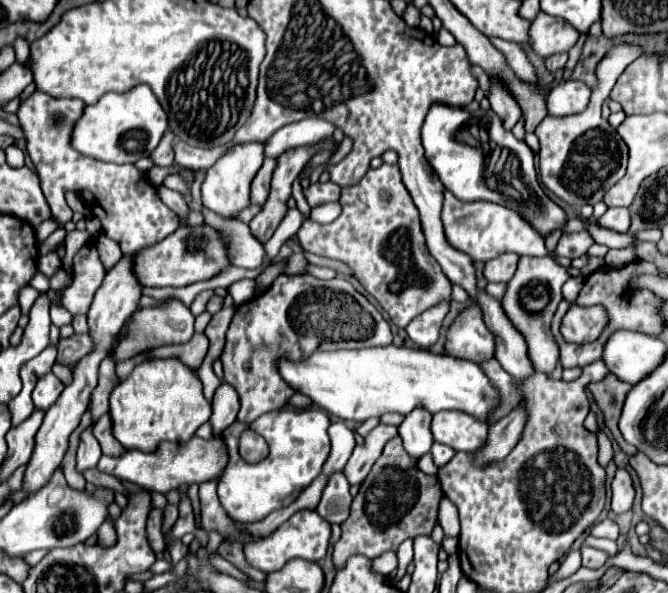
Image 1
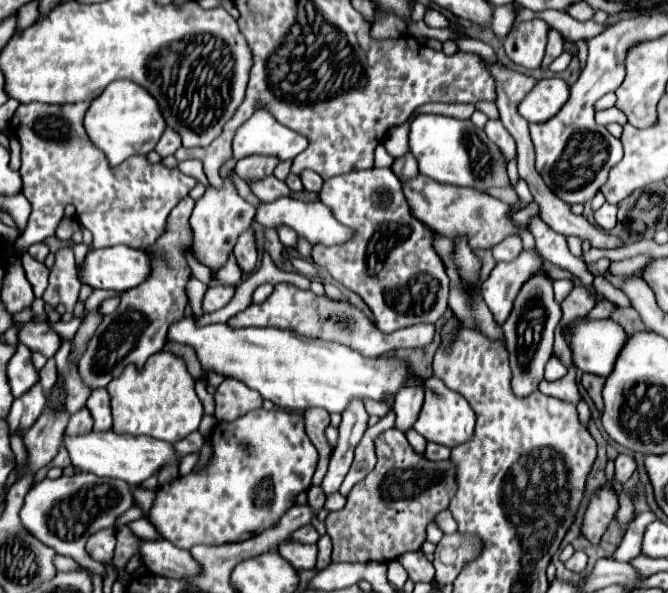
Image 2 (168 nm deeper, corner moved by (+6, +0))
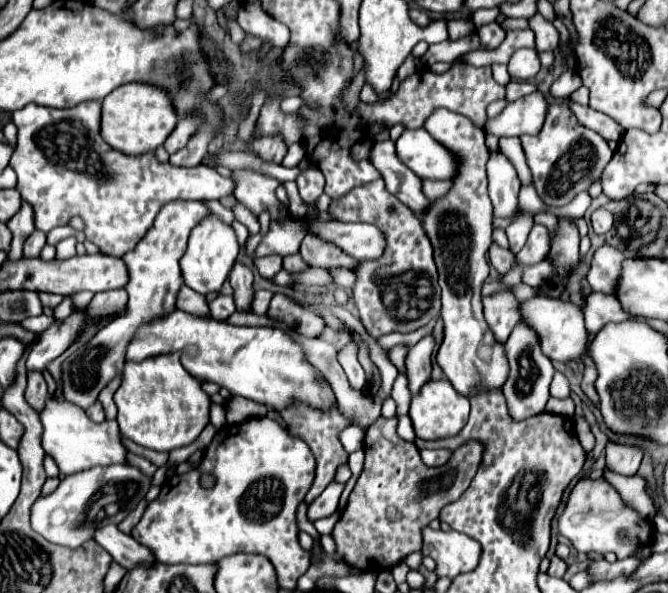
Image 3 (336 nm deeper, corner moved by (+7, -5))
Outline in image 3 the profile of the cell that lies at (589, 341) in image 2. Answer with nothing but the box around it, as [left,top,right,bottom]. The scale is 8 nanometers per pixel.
[522,296,590,364]

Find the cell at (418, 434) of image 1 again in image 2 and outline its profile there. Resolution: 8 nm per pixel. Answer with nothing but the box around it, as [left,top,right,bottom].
[395,385,423,431]

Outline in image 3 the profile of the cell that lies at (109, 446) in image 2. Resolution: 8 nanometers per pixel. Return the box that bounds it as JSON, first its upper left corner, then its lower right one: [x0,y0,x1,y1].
[40,398,128,474]

